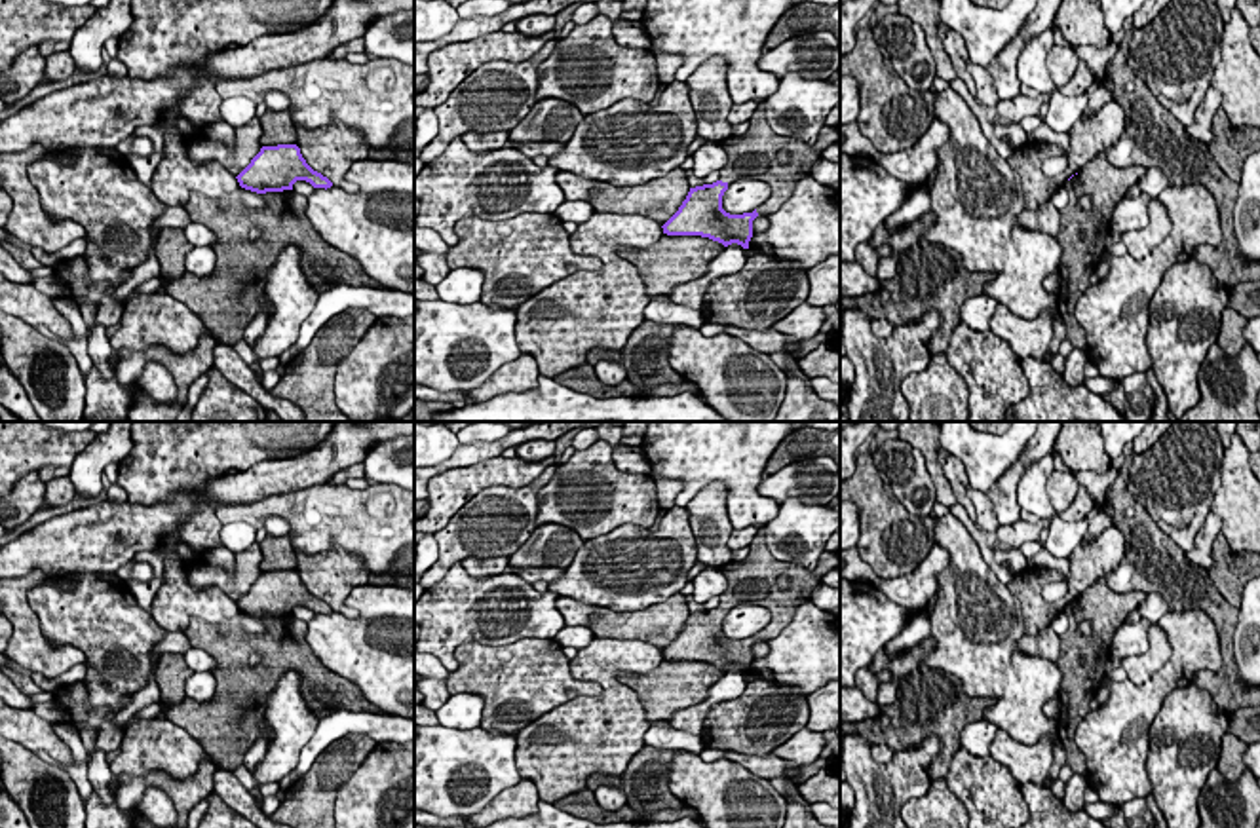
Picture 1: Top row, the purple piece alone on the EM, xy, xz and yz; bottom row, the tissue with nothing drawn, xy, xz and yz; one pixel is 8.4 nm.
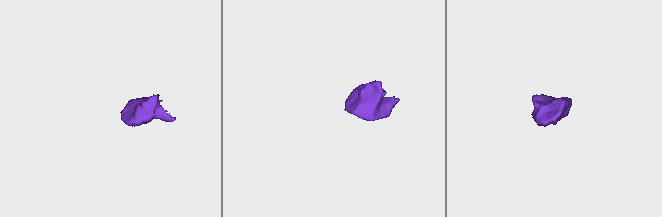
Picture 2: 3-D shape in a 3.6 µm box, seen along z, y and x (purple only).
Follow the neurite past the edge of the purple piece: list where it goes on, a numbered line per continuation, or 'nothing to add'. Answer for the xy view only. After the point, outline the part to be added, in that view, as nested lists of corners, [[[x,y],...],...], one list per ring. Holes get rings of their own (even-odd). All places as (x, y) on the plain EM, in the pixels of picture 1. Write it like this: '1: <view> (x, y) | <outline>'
nothing to add

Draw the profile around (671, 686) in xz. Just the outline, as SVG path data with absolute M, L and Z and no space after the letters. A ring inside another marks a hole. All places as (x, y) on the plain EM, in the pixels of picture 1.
M663 659L652 672L618 672L618 680L639 695L650 725L656 725L669 724L677 710L705 701L724 674L709 663Z

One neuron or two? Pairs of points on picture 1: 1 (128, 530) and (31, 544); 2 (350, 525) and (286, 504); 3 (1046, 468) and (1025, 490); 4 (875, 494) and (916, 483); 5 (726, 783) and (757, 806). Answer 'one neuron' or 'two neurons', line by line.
1: one neuron
2: one neuron
3: one neuron
4: two neurons
5: one neuron

